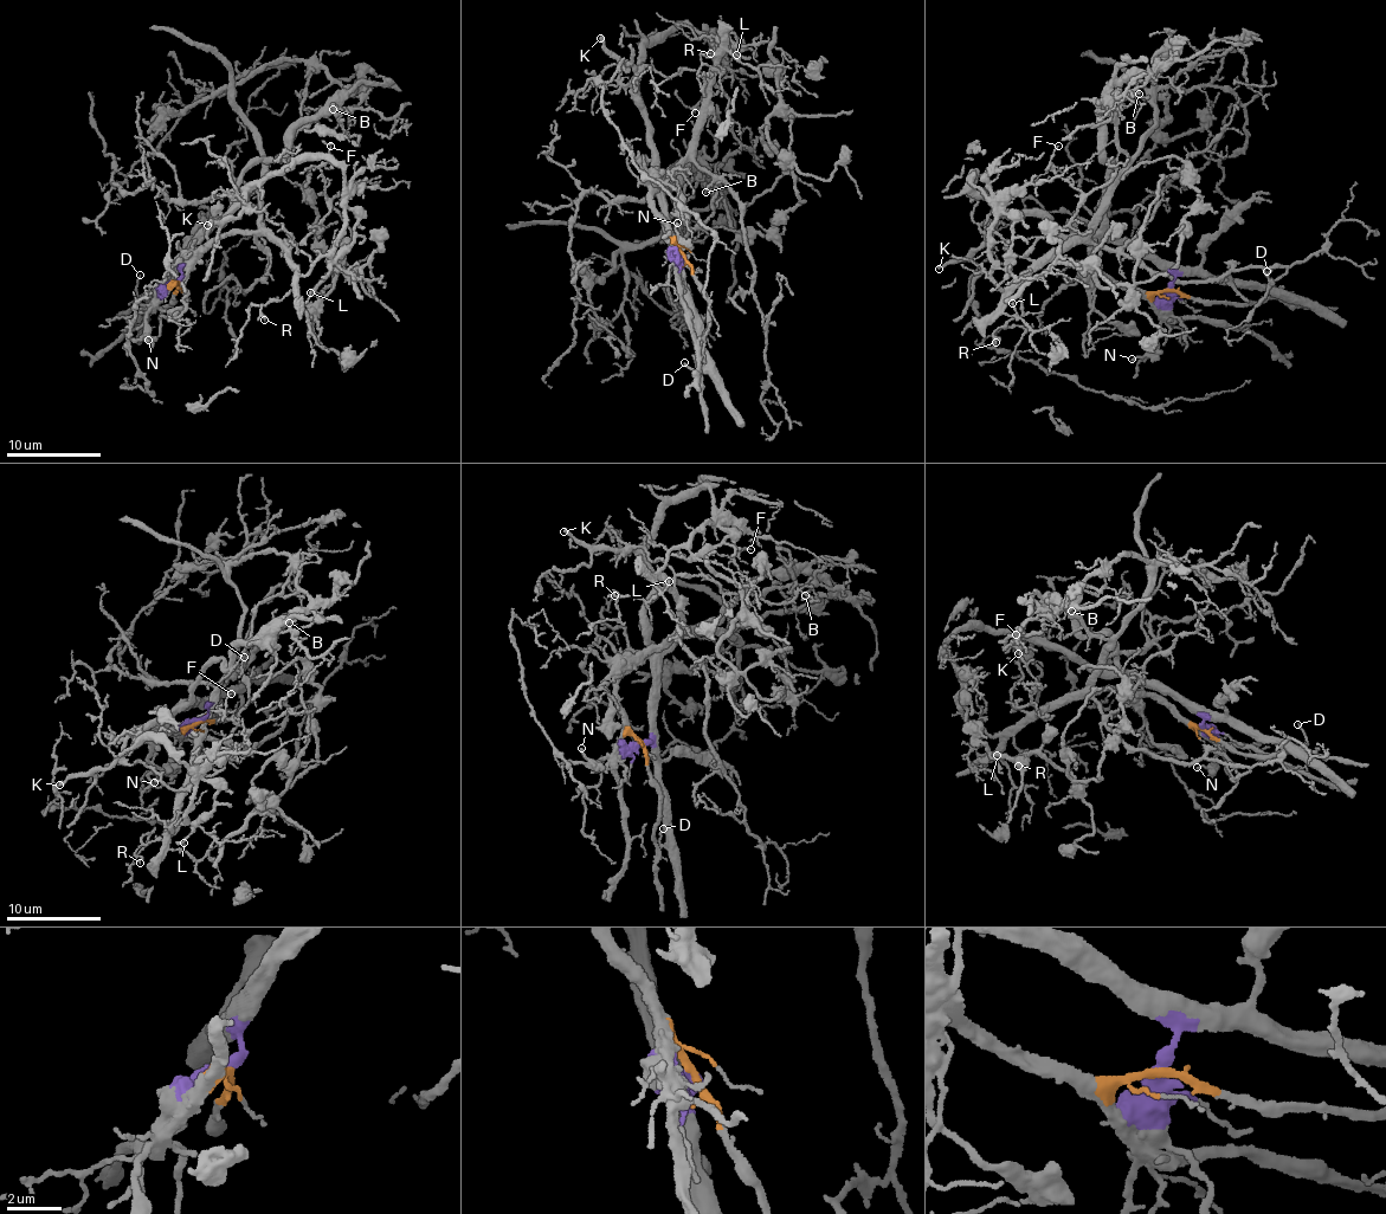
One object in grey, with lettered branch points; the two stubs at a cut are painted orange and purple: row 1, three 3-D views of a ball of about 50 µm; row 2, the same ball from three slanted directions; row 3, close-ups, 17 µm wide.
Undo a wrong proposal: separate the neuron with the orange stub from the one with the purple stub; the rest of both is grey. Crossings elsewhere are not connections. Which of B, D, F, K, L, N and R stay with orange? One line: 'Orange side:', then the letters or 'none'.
Orange side: F, L, R

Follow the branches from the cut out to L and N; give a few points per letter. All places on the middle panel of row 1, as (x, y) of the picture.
L: (683, 254), (652, 197), (689, 149), (717, 58), (726, 51), (736, 53)
N: (681, 254), (671, 251), (678, 249), (676, 223)

